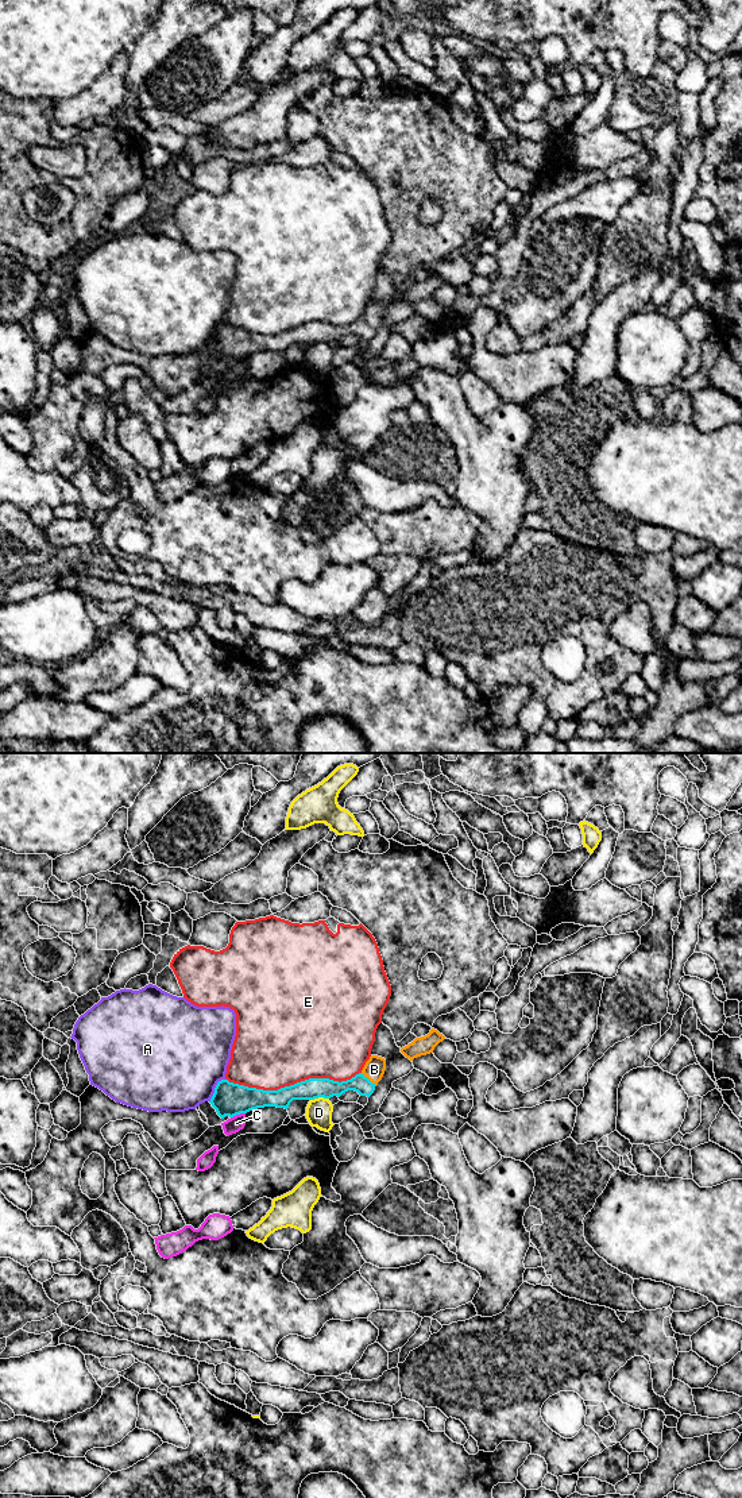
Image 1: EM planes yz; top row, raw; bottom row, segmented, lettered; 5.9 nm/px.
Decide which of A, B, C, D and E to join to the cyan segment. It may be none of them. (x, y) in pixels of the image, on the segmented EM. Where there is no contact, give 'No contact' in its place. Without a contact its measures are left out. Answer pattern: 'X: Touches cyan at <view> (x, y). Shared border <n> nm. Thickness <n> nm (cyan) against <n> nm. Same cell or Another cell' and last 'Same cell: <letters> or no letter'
A: Touches cyan at yz (215, 1088). Shared border 170 nm. Thickness 200 nm (cyan) against 500 nm. Another cell
B: Touches cyan at yz (367, 1078). Shared border 120 nm. Thickness 120 nm (cyan) against 130 nm. Same cell
C: Touches cyan at yz (238, 1114). Shared border 90 nm. Thickness 200 nm (cyan) against 90 nm. Another cell
D: Touches cyan at yz (319, 1096). Shared border 110 nm. Thickness 130 nm (cyan) against 160 nm. Another cell
E: Touches cyan at yz (294, 1084). Shared border 800 nm. Thickness 130 nm (cyan) against 500 nm. Another cell
Same cell: B

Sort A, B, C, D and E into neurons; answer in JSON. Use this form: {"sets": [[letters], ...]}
{"sets": [["A"], ["B"], ["C"], ["D"], ["E"]]}

